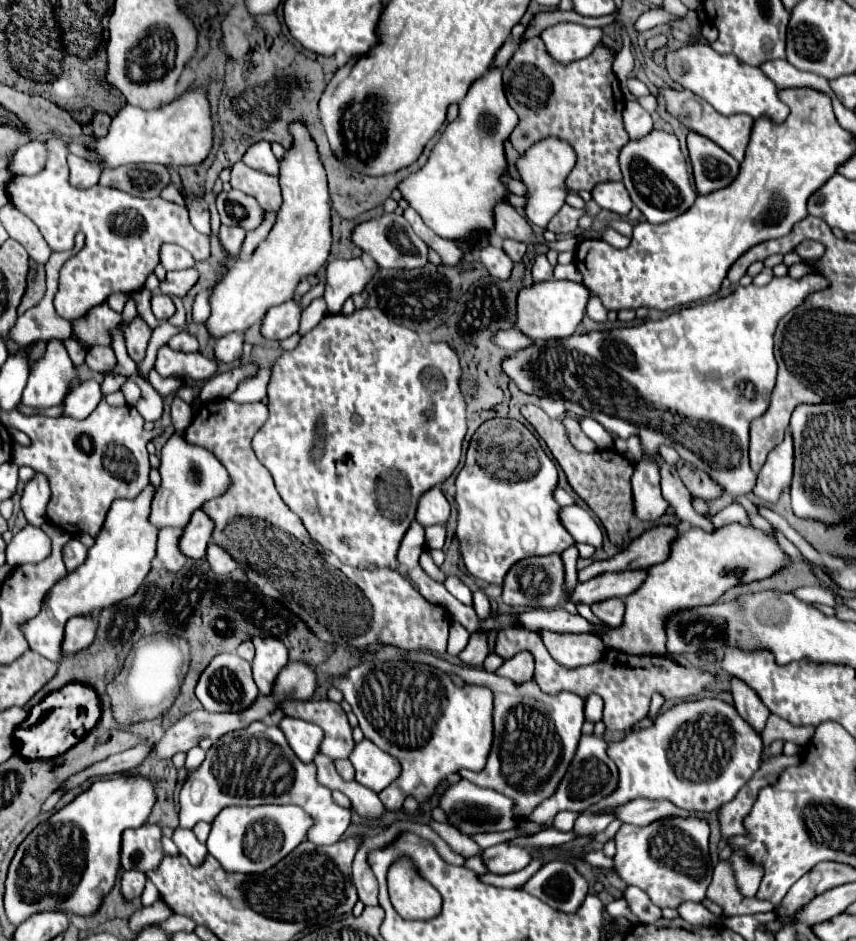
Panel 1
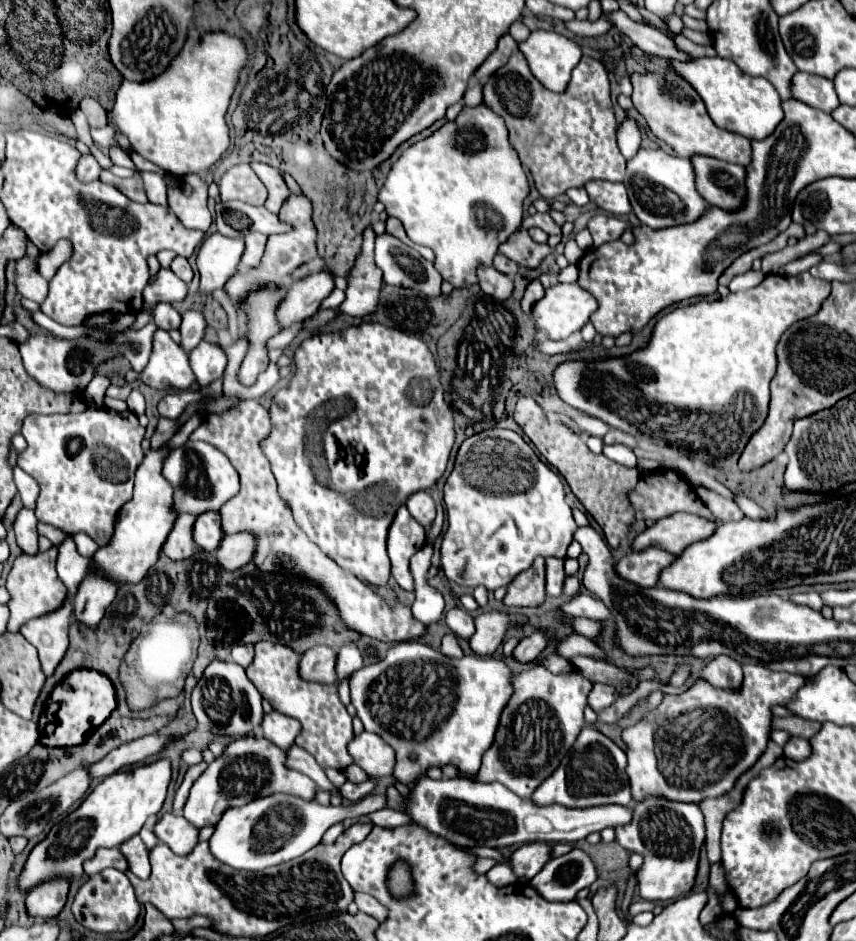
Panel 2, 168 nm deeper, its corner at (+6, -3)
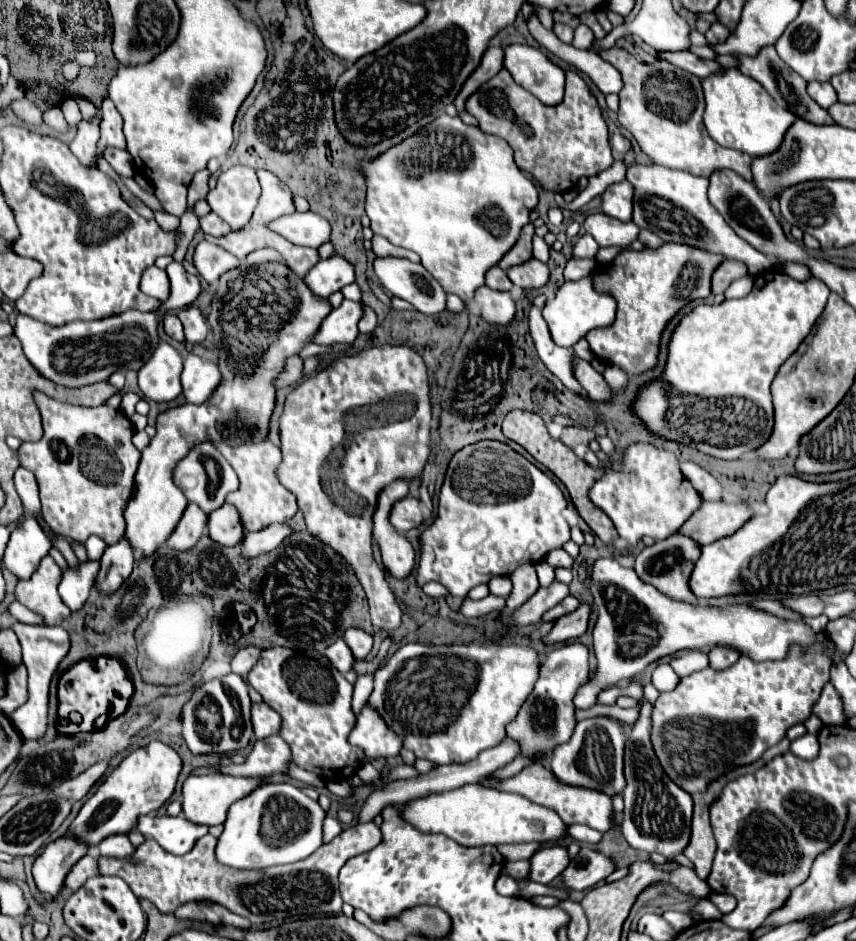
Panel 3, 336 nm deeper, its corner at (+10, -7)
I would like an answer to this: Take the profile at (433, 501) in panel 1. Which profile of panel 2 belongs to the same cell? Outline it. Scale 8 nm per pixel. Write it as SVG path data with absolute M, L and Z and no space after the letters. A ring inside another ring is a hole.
M422 490L422 492L412 494L412 496L406 500L406 506L408 506L410 514L414 516L414 520L416 520L418 524L422 524L424 528L434 522L436 506L434 506L434 500L428 496L428 492Z

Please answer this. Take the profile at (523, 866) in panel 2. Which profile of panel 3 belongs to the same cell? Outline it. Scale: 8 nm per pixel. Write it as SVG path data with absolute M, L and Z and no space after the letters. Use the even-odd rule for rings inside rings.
M560 844L544 846L530 858L530 874L528 876L534 882L548 884L556 876L560 876L562 868L566 868L568 862L570 862L570 858L568 858L566 846L560 846Z

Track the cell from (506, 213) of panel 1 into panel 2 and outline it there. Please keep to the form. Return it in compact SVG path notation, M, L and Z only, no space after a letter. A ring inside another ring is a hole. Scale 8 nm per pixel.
M516 230L502 246L500 252L524 268L538 268L540 262L550 254L548 244L536 244L528 232Z

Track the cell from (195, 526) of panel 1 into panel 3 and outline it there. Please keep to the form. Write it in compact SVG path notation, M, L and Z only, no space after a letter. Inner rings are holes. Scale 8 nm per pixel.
M224 504L208 514L208 534L220 546L236 546L242 540L242 526L238 524L238 512Z

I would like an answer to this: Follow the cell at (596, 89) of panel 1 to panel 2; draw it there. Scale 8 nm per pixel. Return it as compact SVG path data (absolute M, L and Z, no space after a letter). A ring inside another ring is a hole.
M514 52L510 56L510 62L488 78L488 82L482 88L482 94L484 94L484 104L490 106L492 112L502 116L510 134L510 144L516 148L522 164L530 168L536 190L544 198L552 200L564 194L568 188L580 188L586 182L598 178L610 182L622 182L626 172L626 160L620 154L616 144L616 120L610 102L608 72L598 60L590 56L582 56L578 66L572 70L572 80L566 92L556 94L546 90L528 70L524 56L520 52Z

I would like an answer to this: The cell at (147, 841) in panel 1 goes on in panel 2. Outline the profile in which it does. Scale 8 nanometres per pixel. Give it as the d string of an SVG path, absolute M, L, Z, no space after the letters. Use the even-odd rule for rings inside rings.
M98 848L94 858L86 860L84 864L84 874L86 876L94 876L98 872L102 872L104 868L116 868L116 870L128 870L126 858L120 854L118 848Z

